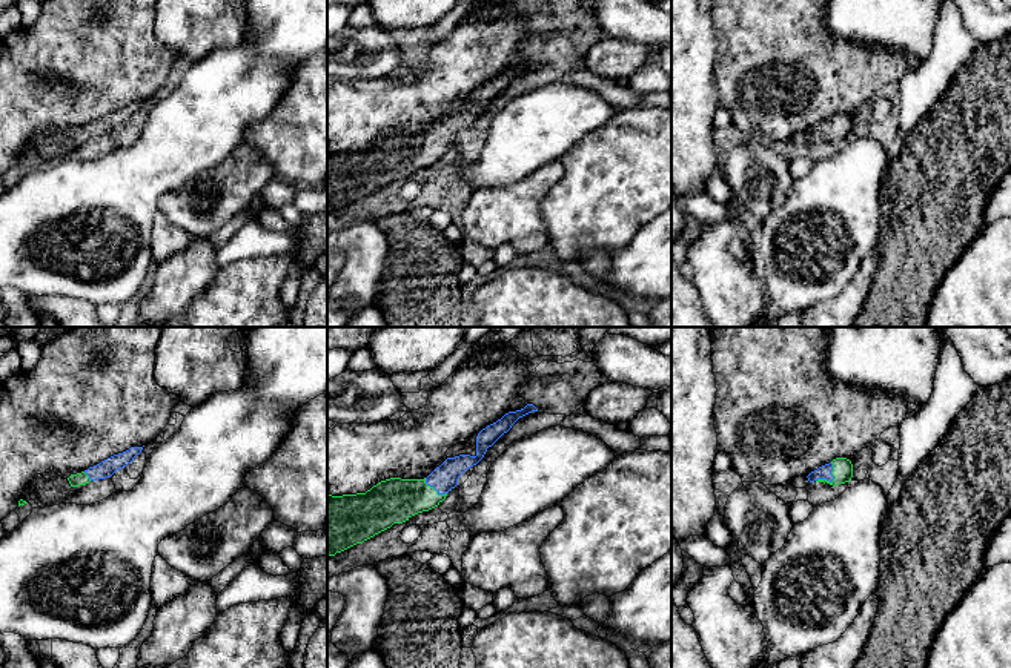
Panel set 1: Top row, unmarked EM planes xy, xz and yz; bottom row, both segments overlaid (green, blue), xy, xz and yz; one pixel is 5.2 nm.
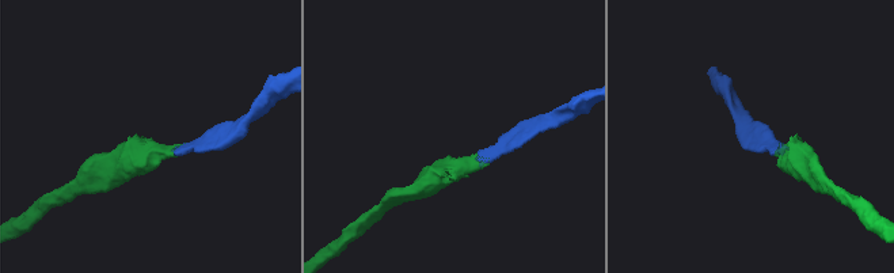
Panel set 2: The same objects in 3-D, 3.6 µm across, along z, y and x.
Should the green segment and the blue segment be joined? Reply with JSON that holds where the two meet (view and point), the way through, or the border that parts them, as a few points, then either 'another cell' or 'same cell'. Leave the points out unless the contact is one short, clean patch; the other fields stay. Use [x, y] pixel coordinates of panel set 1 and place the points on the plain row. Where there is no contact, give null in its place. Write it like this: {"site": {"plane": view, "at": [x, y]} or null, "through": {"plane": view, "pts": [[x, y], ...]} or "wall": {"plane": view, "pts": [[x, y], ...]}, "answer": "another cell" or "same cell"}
{"site": {"plane": "yz", "at": [833, 135]}, "answer": "same cell"}

